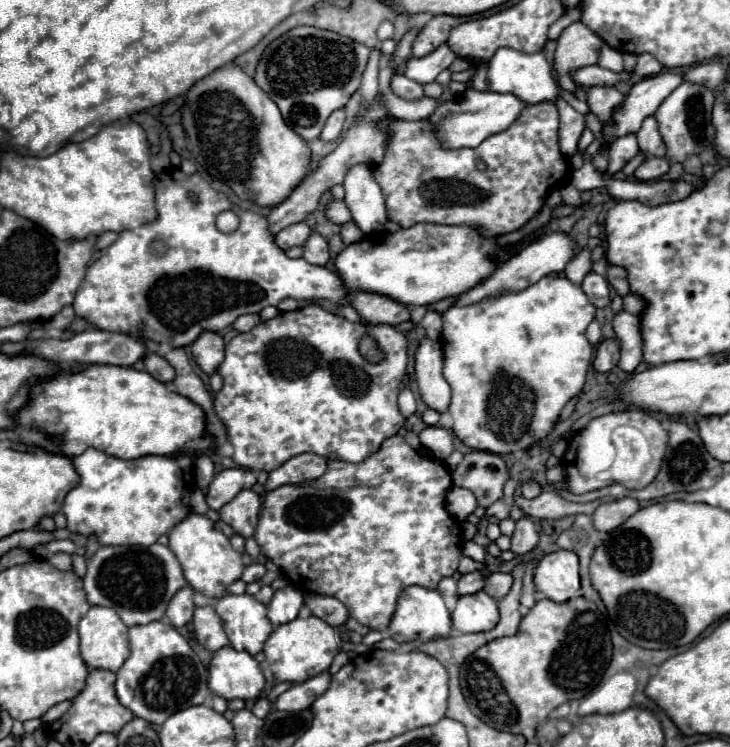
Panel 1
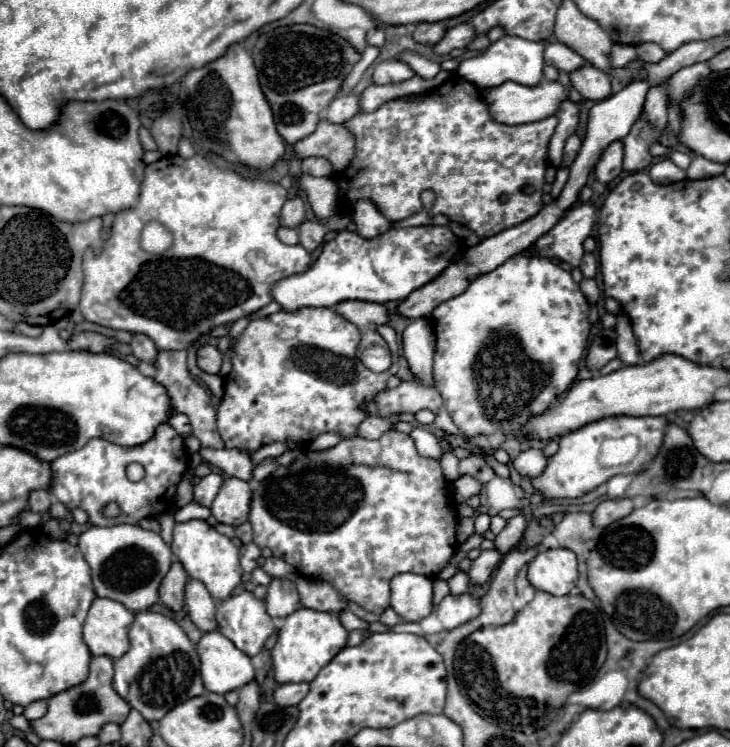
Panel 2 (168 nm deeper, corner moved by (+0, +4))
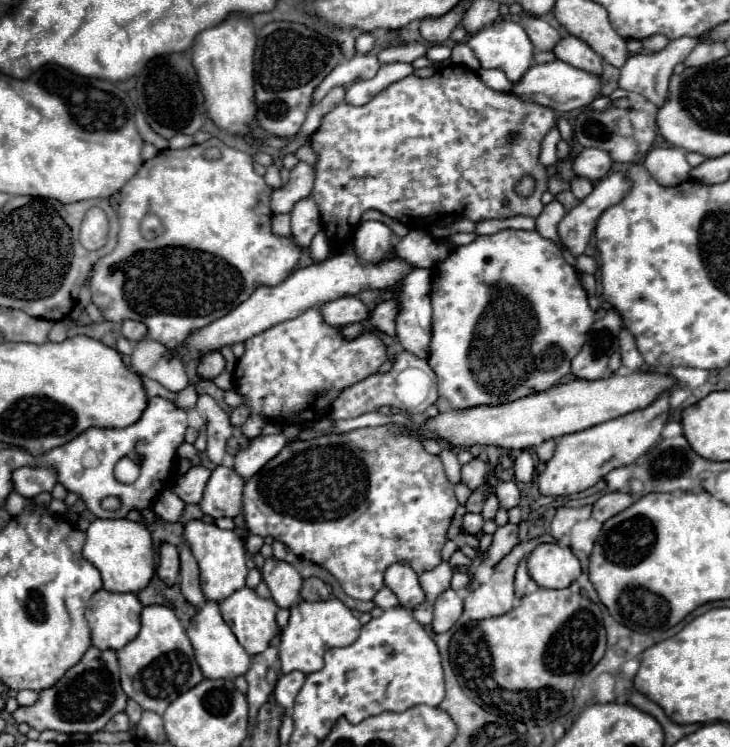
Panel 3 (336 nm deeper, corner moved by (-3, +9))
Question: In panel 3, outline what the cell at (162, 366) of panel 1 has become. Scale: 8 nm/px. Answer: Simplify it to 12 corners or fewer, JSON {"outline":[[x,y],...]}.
{"outline":[[127,319],[121,333],[129,341],[141,341],[147,327],[141,321]]}

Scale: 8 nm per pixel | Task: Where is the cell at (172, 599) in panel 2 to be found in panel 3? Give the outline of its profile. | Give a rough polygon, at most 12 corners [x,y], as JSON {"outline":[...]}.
{"outline":[[159,545],[157,575],[175,585],[179,577],[179,549]]}

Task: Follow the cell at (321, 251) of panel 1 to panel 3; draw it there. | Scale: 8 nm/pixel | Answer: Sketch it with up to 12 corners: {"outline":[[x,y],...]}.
{"outline":[[313,197],[291,209],[291,239],[307,249],[321,231]]}

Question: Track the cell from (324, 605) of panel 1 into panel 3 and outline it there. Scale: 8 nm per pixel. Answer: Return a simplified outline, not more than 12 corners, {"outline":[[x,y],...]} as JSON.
{"outline":[[319,577],[303,581],[305,601],[323,601],[331,597],[331,587]]}

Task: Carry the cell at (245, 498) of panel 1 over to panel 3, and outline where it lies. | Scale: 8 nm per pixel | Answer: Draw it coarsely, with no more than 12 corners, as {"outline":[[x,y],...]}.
{"outline":[[215,467],[201,511],[213,519],[239,515],[243,477]]}

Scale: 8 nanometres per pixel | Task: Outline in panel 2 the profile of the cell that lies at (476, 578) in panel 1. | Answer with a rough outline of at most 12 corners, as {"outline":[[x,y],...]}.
{"outline":[[482,550],[468,570],[472,586],[486,584],[498,562],[498,550]]}

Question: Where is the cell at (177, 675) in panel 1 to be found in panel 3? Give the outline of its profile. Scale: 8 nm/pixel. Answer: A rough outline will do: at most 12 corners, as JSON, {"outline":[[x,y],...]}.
{"outline":[[173,609],[141,611],[121,687],[163,715],[203,679]]}

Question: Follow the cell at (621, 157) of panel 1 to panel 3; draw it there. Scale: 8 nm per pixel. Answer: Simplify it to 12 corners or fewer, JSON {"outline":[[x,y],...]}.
{"outline":[[583,149],[573,173],[589,181],[603,179],[613,161],[601,149]]}

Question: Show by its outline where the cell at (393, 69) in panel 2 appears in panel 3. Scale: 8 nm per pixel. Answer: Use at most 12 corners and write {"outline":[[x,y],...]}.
{"outline":[[375,55],[341,61],[313,91],[313,105],[333,87],[371,79],[379,69]]}

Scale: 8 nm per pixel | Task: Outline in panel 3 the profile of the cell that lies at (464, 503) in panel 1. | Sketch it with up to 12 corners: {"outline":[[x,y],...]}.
{"outline":[[473,459],[461,467],[461,483],[471,491],[487,477],[487,463]]}

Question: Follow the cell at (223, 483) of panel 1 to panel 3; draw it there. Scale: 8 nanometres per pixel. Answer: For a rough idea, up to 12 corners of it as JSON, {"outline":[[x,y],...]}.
{"outline":[[193,465],[173,483],[185,503],[199,503],[211,471]]}

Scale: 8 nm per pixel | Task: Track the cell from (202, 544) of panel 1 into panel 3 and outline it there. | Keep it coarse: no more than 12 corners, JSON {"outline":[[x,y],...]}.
{"outline":[[185,525],[207,601],[245,587],[247,551],[235,531]]}

